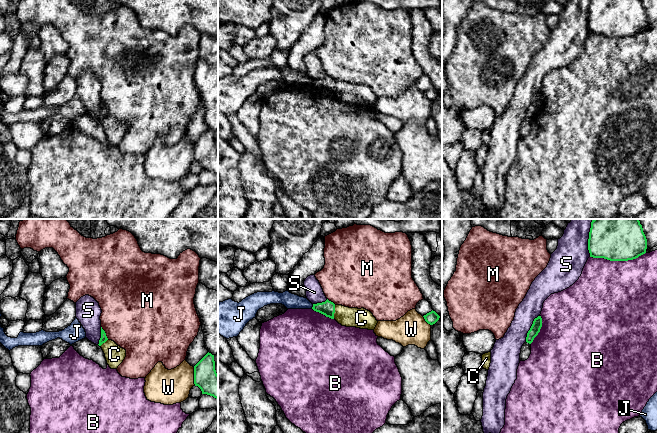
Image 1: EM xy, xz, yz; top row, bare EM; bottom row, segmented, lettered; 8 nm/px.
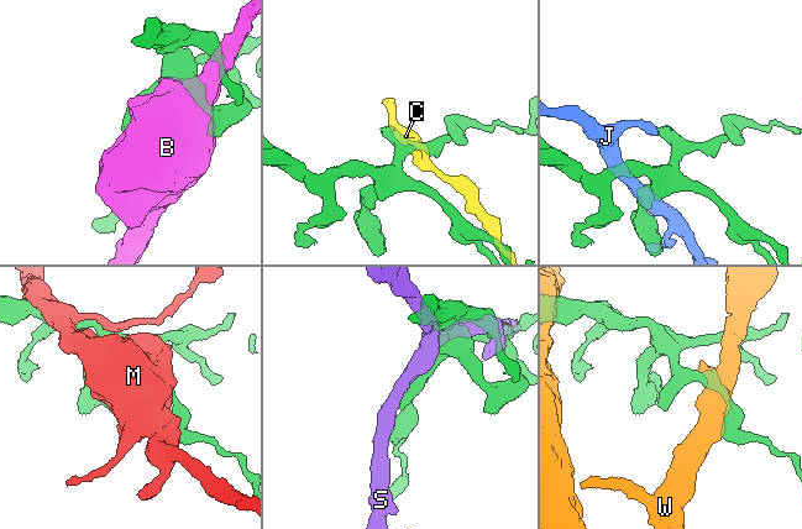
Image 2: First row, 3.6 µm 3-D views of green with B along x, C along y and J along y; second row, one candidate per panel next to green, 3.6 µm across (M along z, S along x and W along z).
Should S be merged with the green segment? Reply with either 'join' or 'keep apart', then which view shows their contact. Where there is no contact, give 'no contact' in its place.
keep apart; meets green in yz

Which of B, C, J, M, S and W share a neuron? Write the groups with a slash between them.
B / C / J / M / S / W

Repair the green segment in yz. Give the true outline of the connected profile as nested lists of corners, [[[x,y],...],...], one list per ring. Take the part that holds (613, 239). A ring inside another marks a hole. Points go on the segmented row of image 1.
[[[593,219],[588,239],[590,257],[628,261],[646,253],[647,239],[639,219]]]

